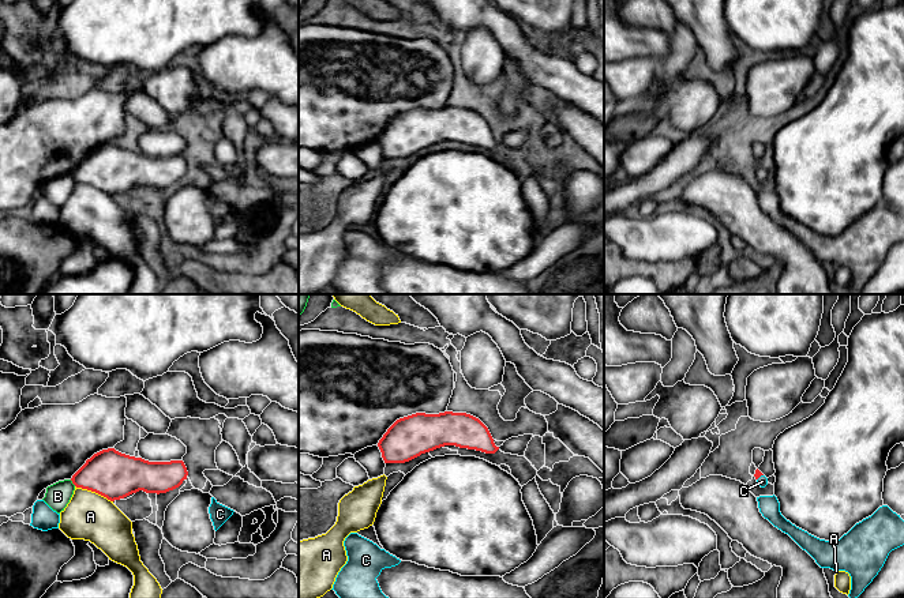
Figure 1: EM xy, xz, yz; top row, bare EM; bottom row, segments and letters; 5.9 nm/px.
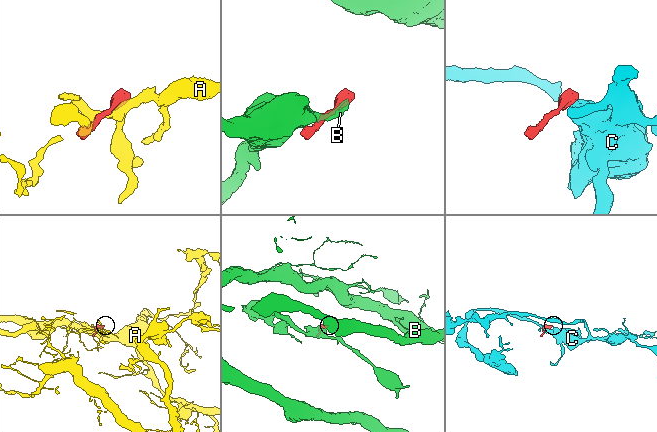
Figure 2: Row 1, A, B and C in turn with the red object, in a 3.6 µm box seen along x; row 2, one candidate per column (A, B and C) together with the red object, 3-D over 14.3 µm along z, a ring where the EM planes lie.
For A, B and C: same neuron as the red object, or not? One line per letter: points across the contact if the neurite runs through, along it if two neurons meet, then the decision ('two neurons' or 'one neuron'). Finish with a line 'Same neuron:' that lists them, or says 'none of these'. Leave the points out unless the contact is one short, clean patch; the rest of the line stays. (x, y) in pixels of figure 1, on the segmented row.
A: two neurons
B: two neurons
C: across yz (758, 473), (760, 476), (762, 481) | one neuron
Same neuron: C

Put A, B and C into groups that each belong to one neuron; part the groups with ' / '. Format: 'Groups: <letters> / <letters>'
Groups: A / B / C

